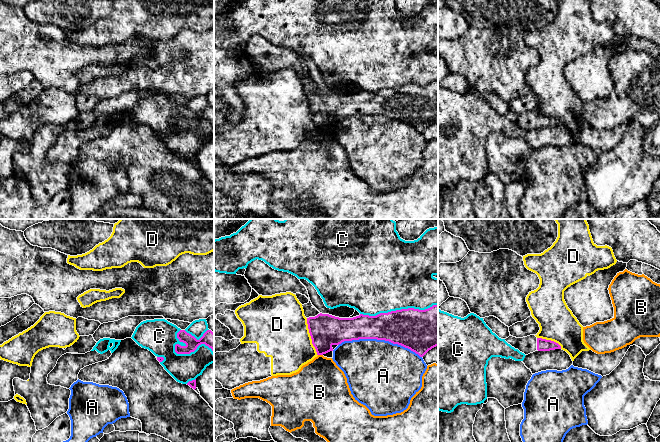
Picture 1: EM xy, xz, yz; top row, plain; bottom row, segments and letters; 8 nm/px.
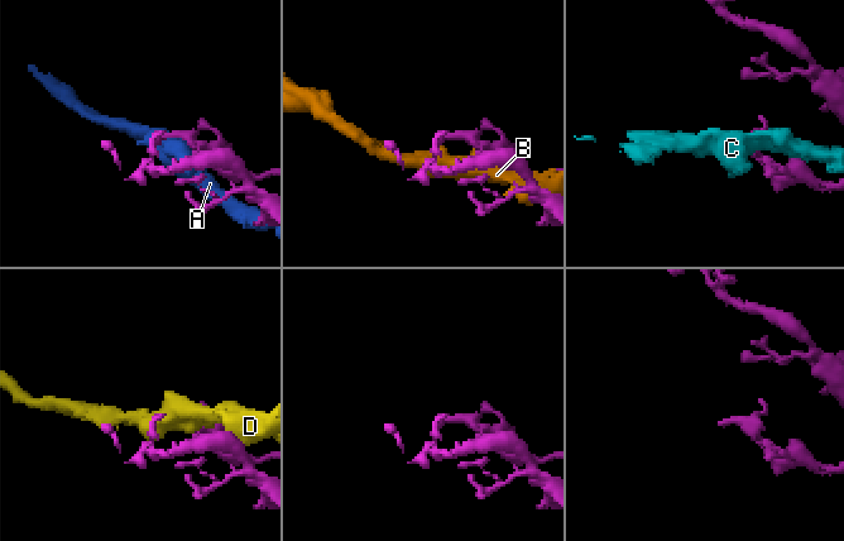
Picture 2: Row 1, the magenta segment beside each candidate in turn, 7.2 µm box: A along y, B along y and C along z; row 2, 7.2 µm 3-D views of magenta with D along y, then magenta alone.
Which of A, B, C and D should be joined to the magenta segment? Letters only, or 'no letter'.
no letter

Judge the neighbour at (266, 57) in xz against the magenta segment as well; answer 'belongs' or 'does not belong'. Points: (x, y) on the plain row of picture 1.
belongs

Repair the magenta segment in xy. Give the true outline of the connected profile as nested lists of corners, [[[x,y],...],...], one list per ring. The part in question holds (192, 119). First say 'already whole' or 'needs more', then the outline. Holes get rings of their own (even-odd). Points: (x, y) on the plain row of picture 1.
already whole; [[[180,106],[177,109],[177,114],[180,118],[186,120],[185,122],[181,122],[179,120],[175,121],[175,128],[177,130],[190,130],[201,120],[205,120],[211,124],[214,129],[214,109],[211,106],[207,106],[199,116],[187,109],[185,106]]]

